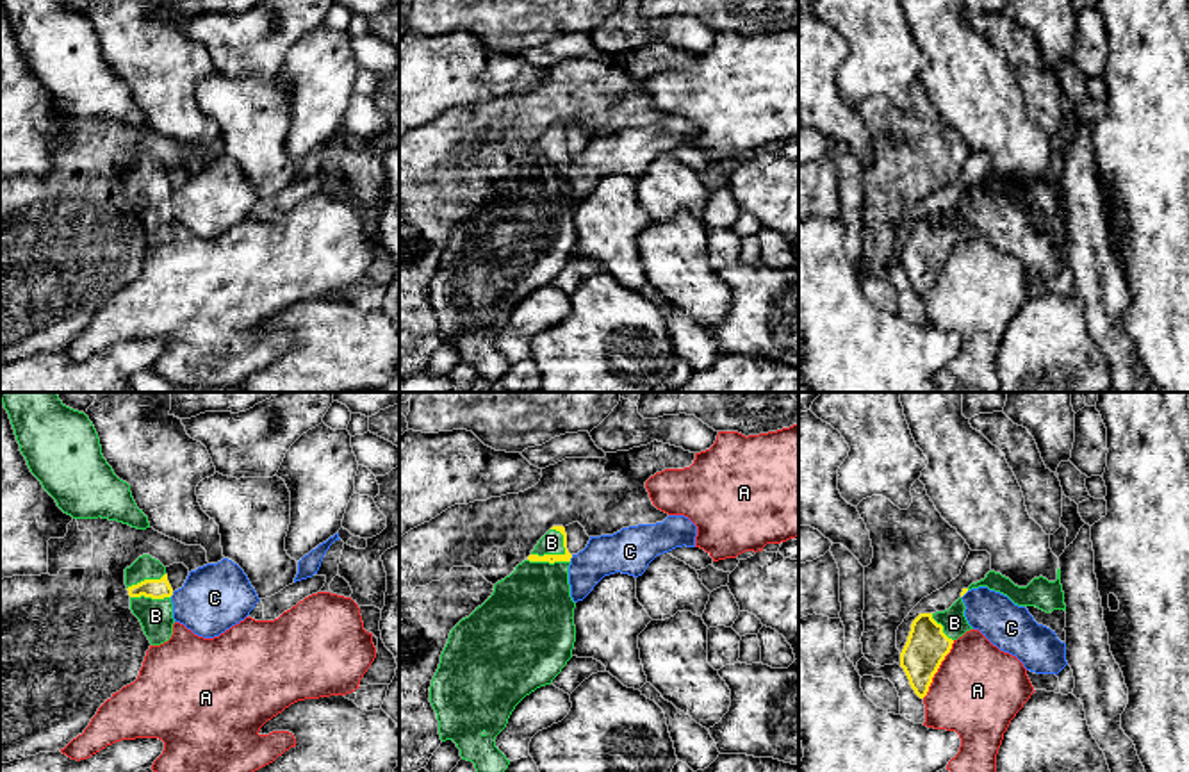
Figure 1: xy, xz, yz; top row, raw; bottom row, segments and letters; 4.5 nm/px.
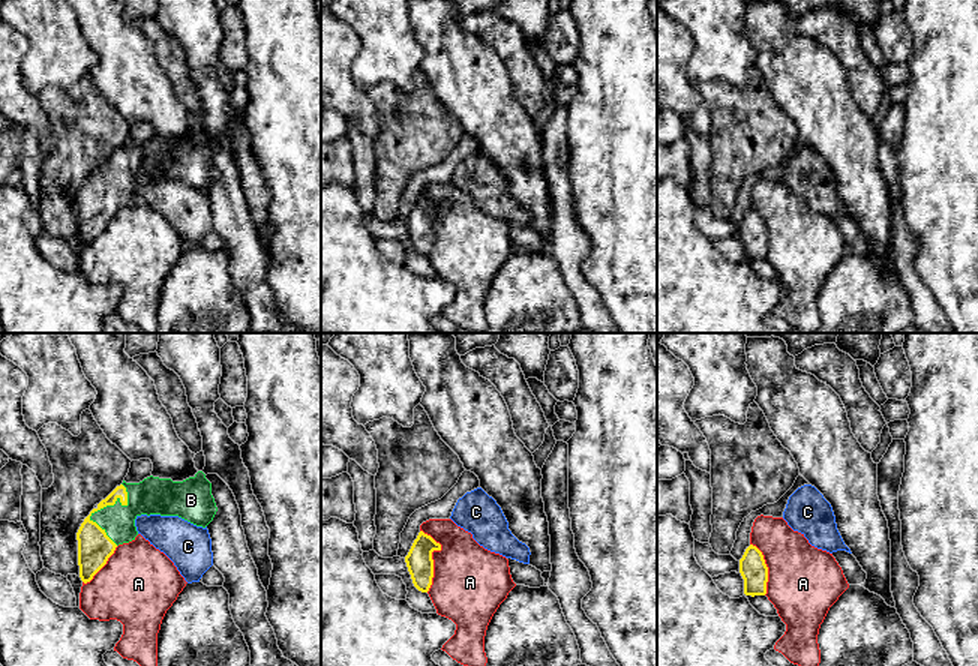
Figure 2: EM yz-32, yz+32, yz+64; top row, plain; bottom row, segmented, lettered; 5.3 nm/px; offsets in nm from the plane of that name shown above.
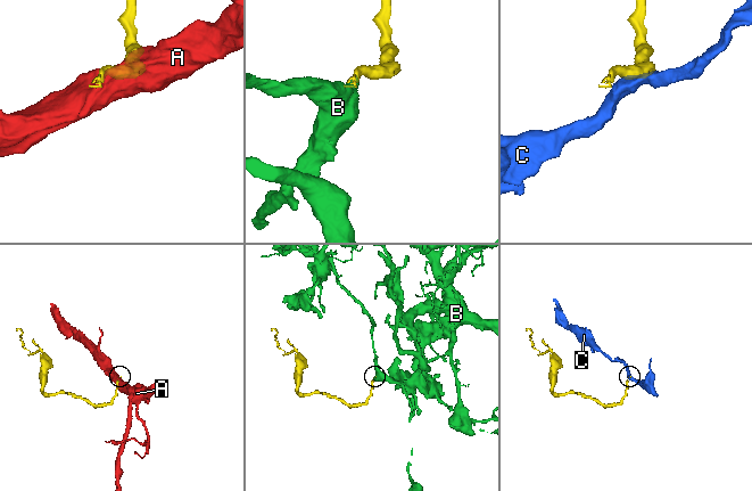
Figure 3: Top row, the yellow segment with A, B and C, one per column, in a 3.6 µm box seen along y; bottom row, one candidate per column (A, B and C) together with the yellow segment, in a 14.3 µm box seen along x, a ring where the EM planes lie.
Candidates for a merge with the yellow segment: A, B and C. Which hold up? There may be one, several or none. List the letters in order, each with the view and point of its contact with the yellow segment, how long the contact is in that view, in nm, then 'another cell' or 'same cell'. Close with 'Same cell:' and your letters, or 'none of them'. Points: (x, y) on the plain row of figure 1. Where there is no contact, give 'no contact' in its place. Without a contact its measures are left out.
A: meets yellow in yz at (938, 268); contact 300 nm long; another cell
B: meets yellow in xz at (555, 156); contact 180 nm long; same cell
C: meets yellow in xz at (571, 157); contact 40 nm long; another cell
Same cell: B

